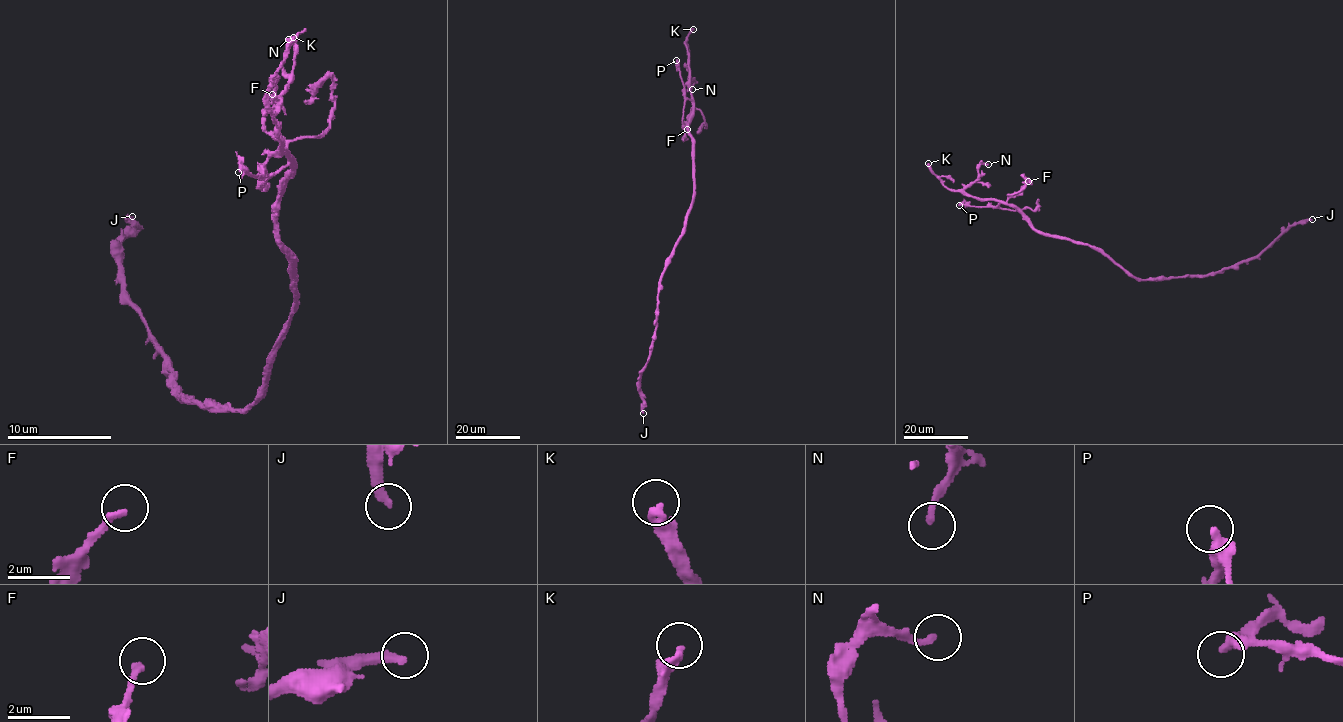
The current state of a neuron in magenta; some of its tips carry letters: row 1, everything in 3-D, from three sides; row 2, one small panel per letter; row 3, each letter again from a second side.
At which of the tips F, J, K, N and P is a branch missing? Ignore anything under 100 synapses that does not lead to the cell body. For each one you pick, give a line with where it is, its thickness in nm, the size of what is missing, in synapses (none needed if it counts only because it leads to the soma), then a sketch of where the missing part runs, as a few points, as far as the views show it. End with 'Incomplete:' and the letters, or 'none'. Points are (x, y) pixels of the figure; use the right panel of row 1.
Incomplete: none

